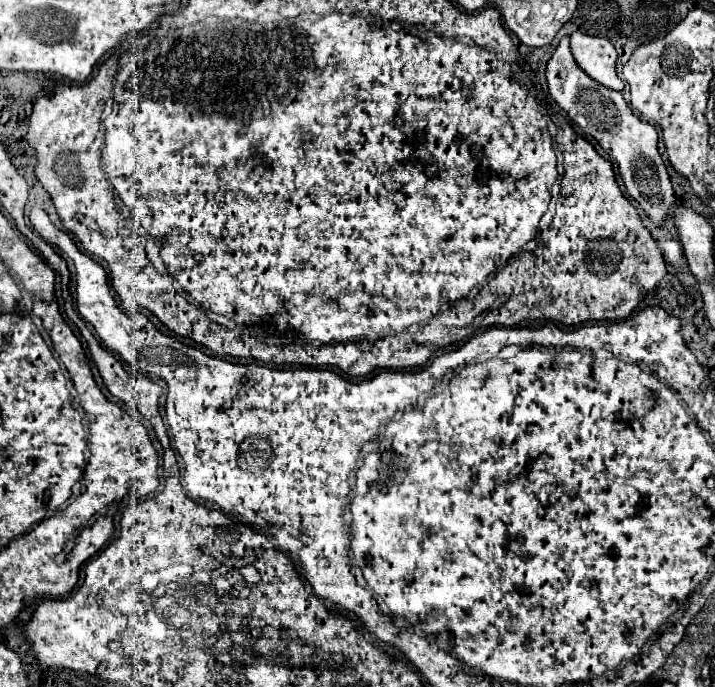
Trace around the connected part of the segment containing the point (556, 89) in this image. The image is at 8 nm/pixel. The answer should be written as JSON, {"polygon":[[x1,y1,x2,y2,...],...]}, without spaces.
{"polygon":[[568,37,560,41,552,59,548,61,546,77,552,99,568,113,574,123,582,127,586,135,596,139,598,145,616,161,628,195,644,209,644,213,654,221,654,225,662,225,676,203,676,195,666,165,658,153,658,131,654,129,654,125,640,119,628,107,620,91,602,87,600,83,588,79,584,71,580,71,570,53]]}

